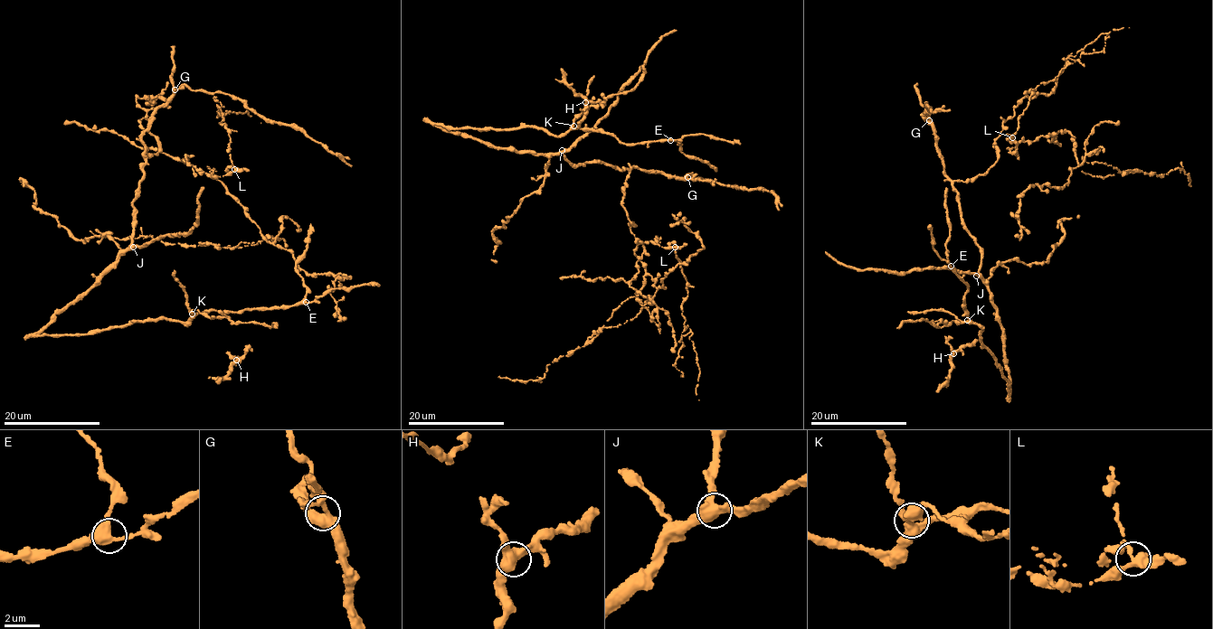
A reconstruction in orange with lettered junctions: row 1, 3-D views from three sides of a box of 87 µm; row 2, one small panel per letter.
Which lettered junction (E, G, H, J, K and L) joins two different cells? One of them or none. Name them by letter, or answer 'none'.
L

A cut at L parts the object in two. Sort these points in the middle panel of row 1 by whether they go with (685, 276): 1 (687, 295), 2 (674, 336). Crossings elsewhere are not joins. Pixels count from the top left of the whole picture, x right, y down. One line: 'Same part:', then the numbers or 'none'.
Same part: 1

